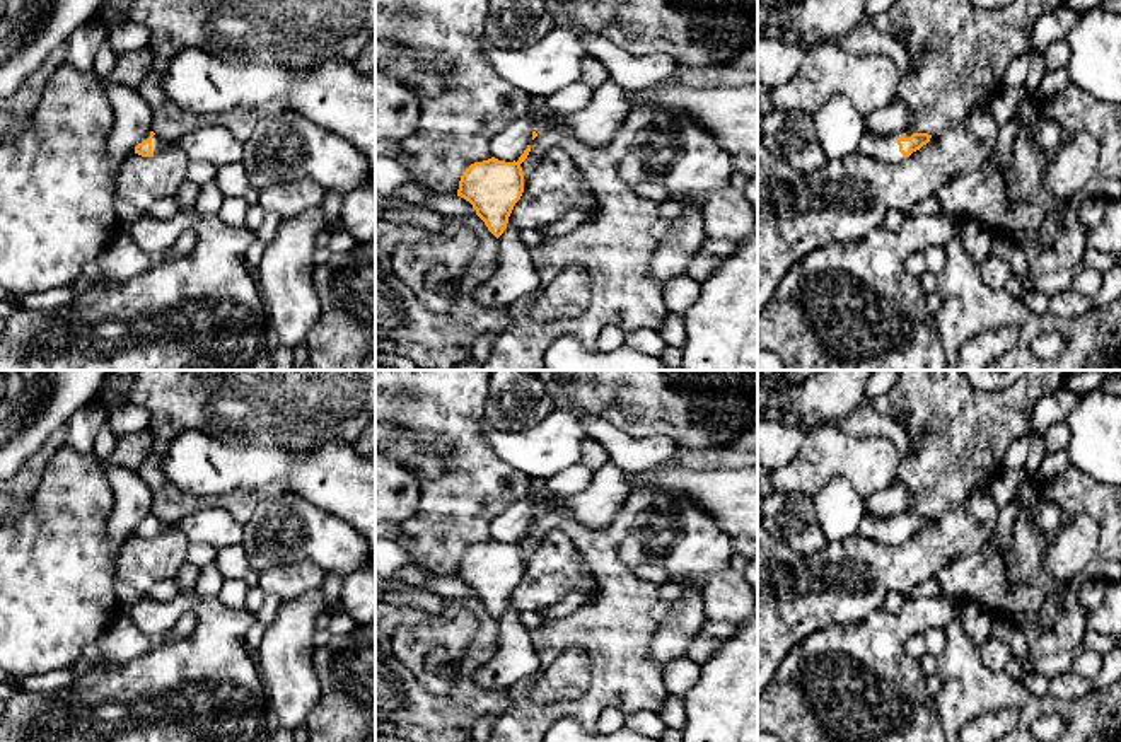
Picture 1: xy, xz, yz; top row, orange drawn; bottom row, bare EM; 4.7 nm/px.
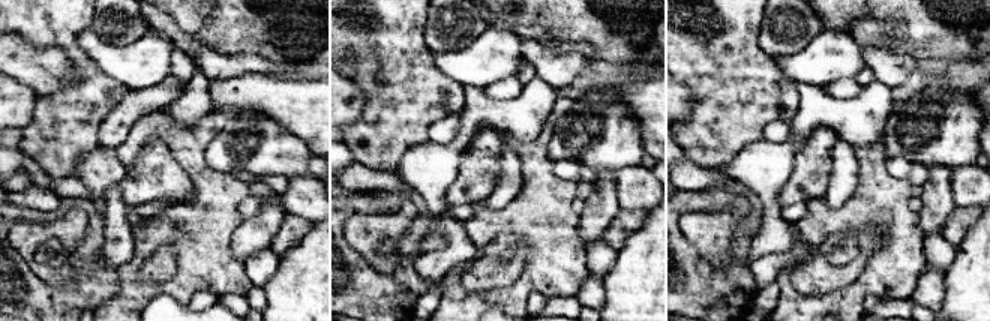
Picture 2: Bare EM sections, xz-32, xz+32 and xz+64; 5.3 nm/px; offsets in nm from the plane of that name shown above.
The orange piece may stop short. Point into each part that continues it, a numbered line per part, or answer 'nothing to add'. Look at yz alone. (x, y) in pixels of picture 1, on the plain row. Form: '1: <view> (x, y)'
1: yz (884, 529)

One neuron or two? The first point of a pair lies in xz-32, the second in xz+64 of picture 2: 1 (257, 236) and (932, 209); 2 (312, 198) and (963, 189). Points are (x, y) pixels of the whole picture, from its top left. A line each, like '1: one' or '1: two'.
1: one
2: one

